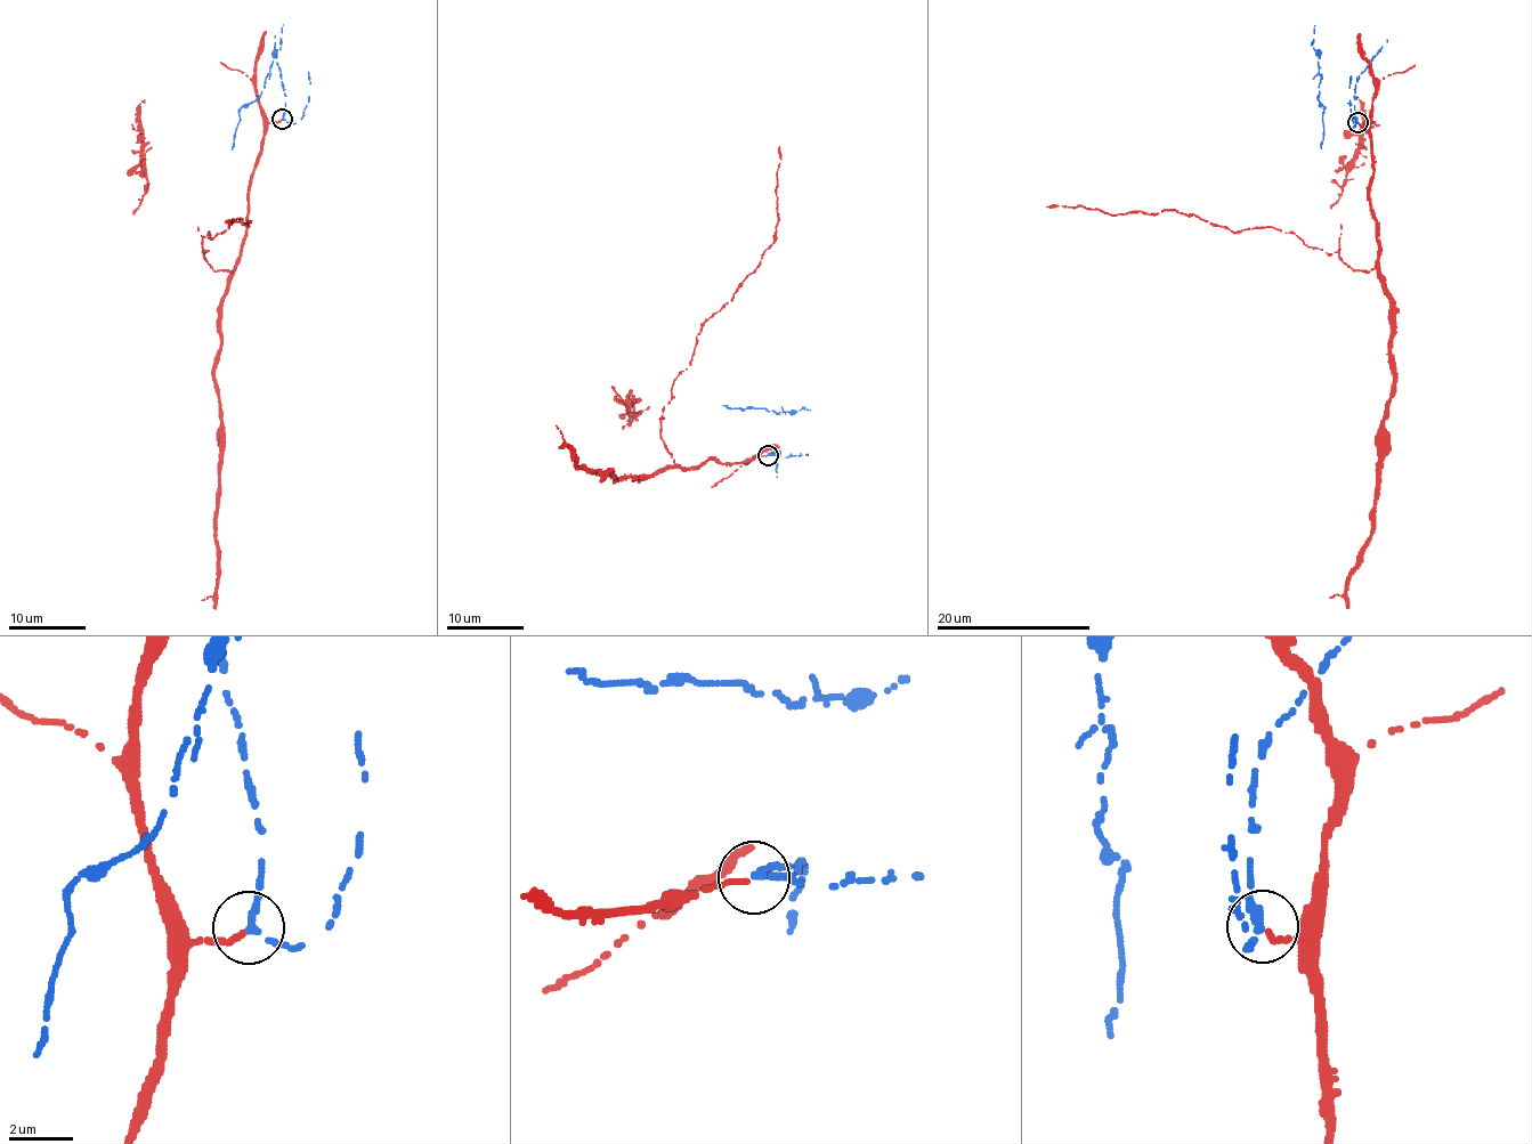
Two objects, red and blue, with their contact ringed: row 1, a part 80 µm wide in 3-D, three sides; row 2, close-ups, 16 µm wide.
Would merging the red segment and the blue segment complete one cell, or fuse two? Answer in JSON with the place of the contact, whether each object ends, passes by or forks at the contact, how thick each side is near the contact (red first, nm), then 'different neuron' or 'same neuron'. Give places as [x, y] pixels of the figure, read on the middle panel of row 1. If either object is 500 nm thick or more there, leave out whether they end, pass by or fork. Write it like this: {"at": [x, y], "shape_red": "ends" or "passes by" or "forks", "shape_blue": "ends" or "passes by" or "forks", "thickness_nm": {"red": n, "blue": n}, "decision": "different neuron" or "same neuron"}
{"at": [768, 455], "shape_red": "ends", "shape_blue": "passes by", "thickness_nm": {"red": 180, "blue": 240}, "decision": "same neuron"}

